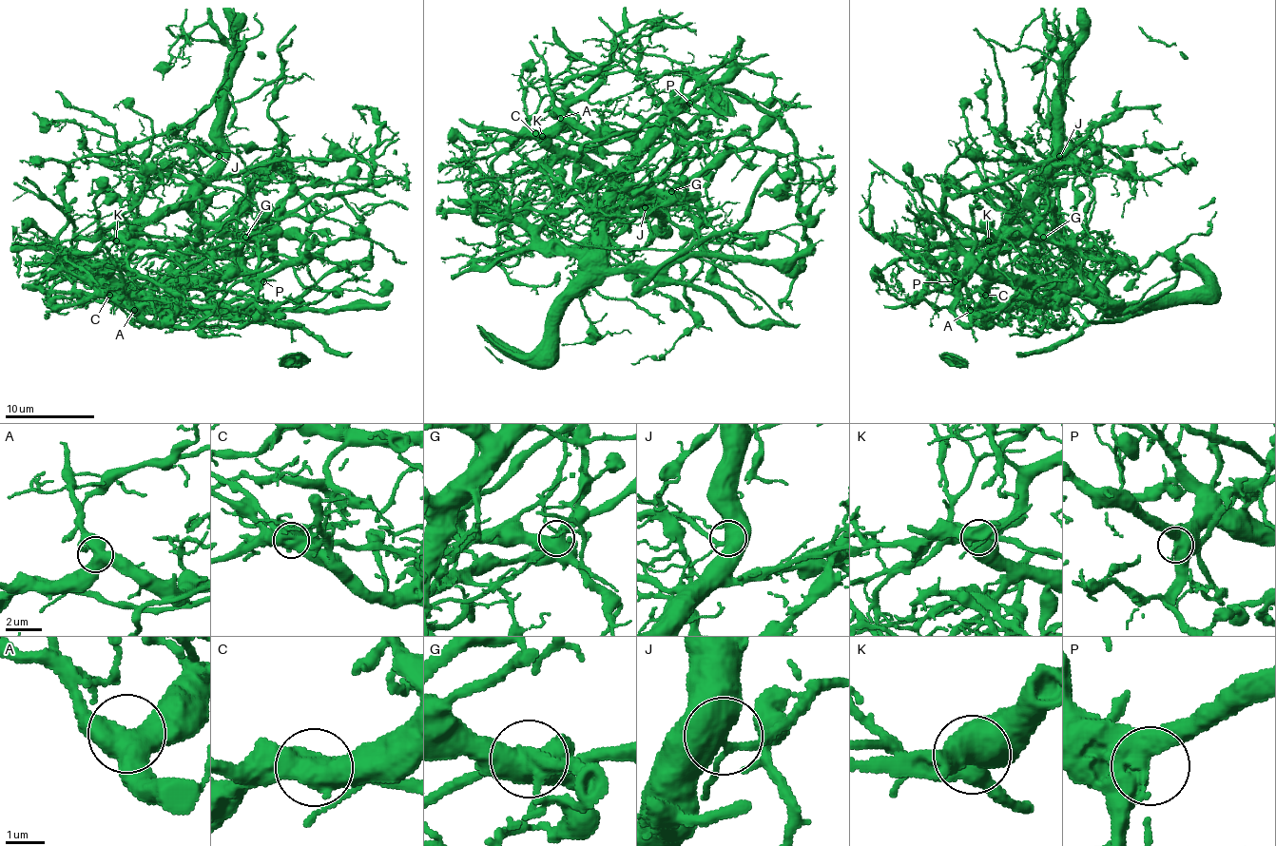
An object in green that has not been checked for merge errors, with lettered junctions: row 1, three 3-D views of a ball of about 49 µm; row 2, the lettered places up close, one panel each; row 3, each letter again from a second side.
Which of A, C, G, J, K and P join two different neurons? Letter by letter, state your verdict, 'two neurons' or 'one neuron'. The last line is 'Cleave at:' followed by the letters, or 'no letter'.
A: one neuron
C: two neurons
G: two neurons
J: one neuron
K: one neuron
P: one neuron
Cleave at: C, G

